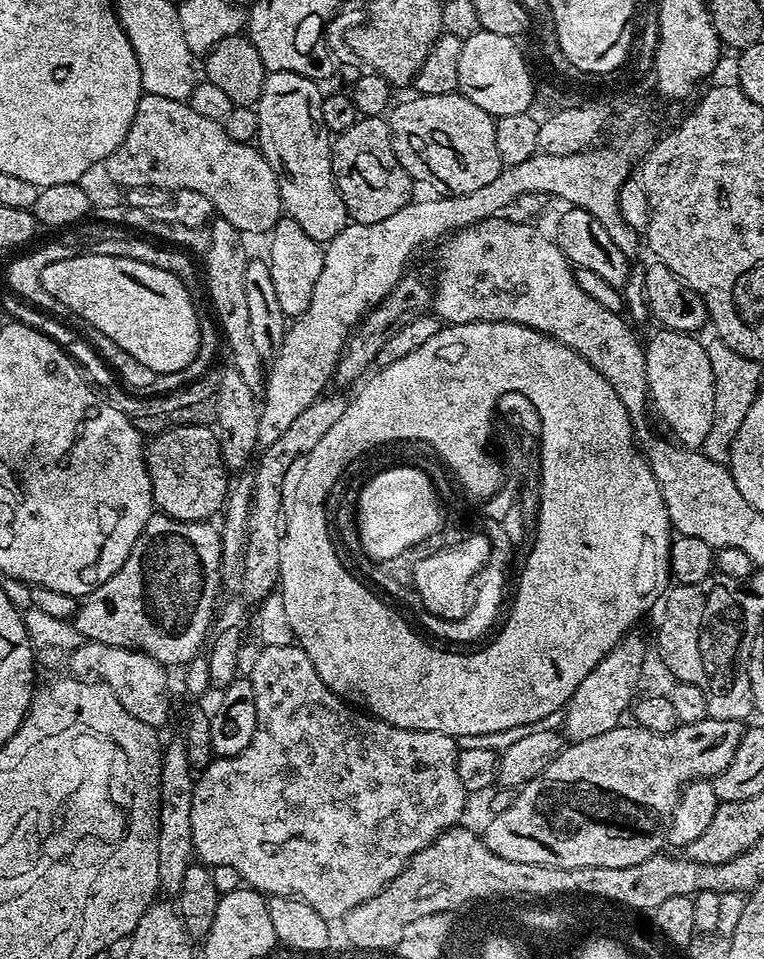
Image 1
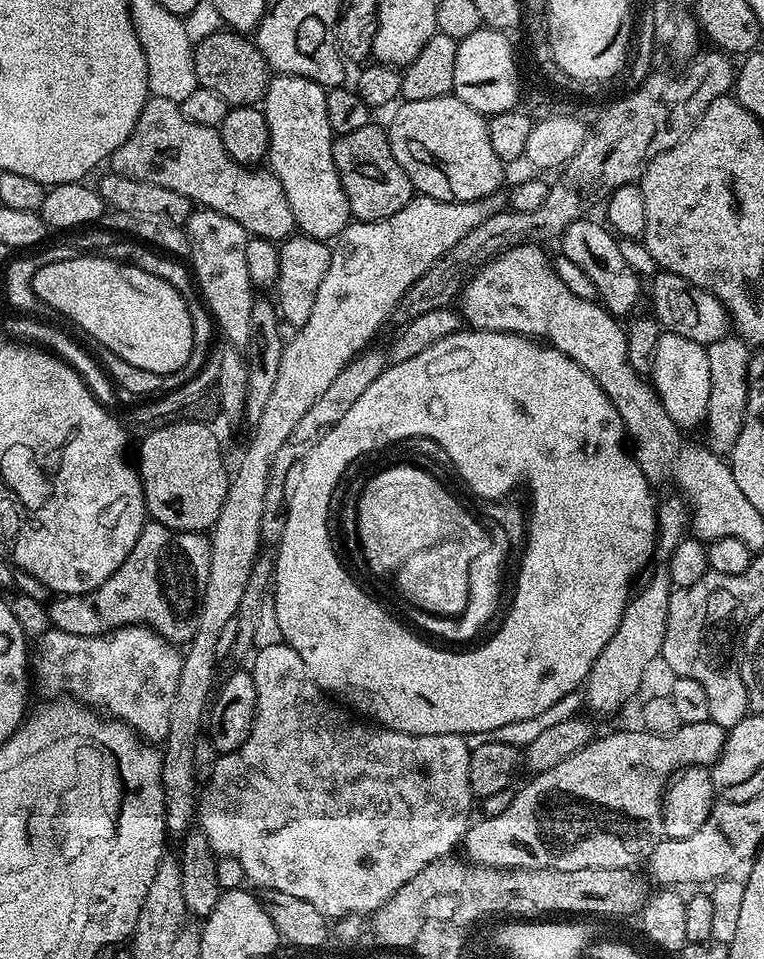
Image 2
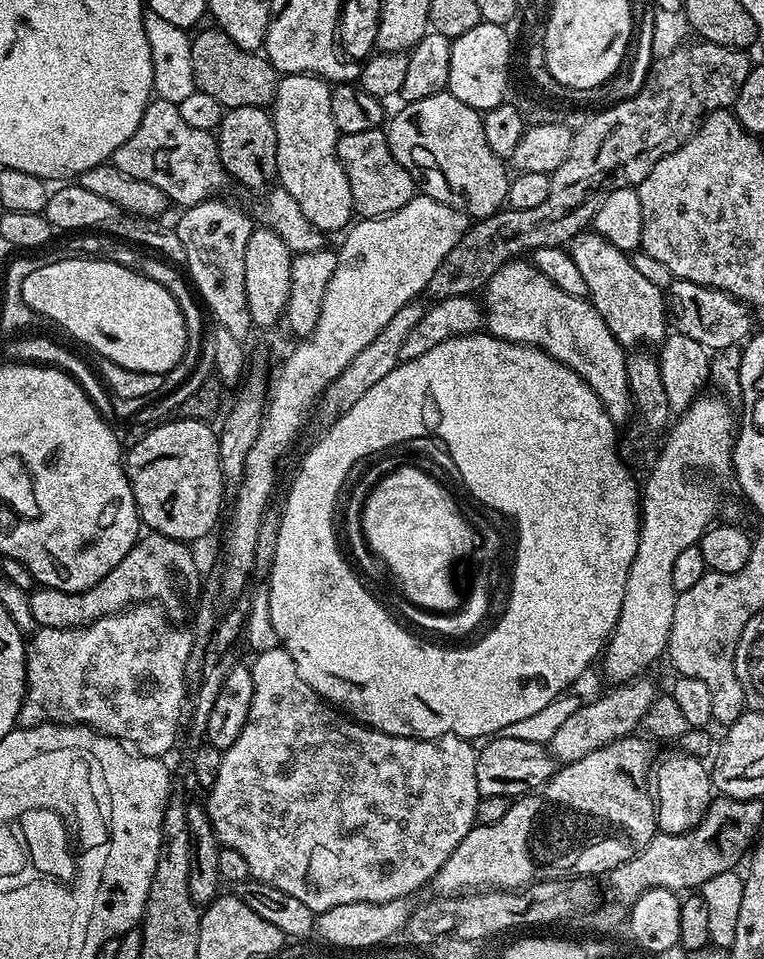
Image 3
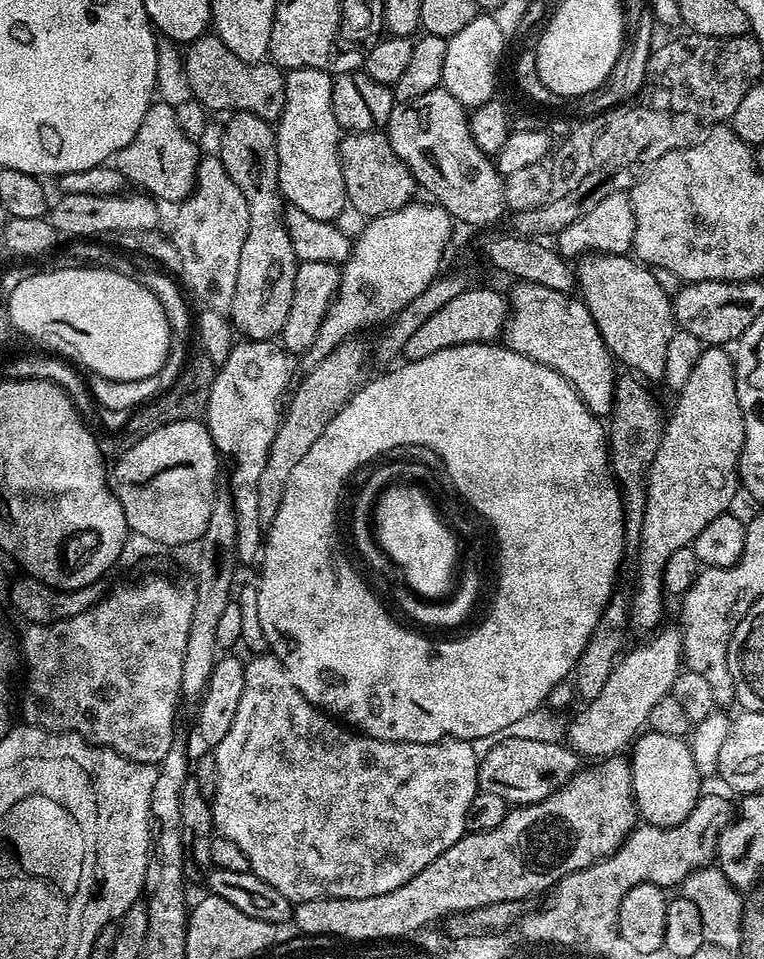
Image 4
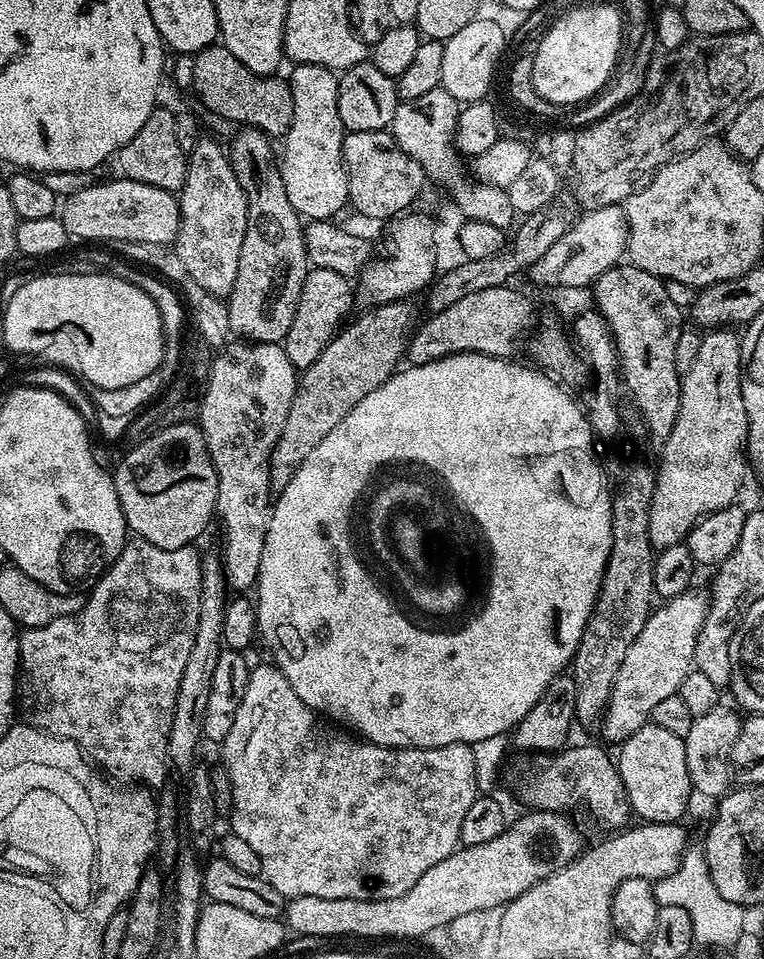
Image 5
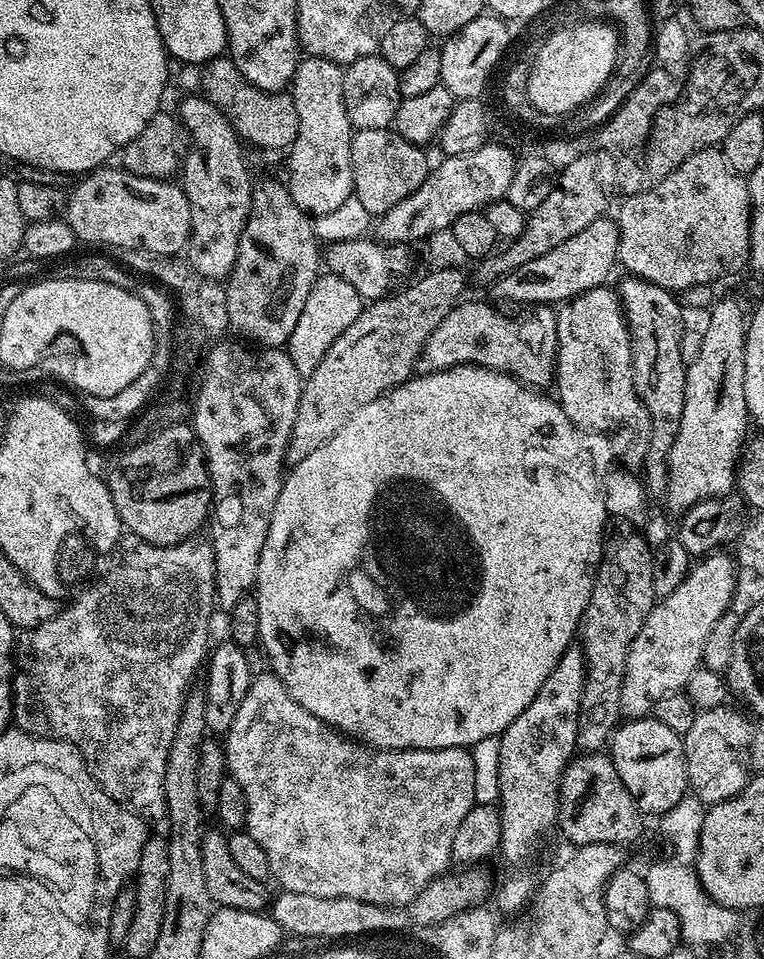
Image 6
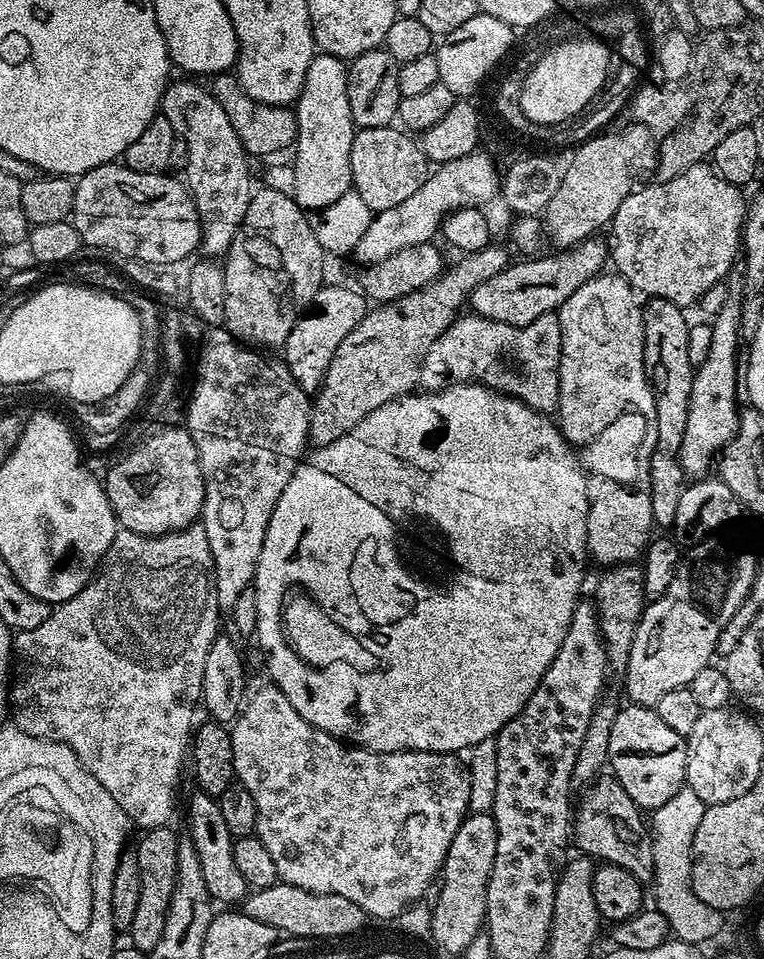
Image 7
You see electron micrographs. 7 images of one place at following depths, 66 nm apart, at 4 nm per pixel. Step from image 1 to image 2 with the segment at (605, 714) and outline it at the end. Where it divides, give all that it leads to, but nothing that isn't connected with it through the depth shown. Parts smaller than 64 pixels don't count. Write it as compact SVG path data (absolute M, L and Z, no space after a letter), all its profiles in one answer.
M660 562L648 580L635 591L623 612L622 622L614 637L603 647L591 667L584 686L586 706L598 714L608 714L622 707L640 688L648 666L660 656L665 641L671 580L667 563Z

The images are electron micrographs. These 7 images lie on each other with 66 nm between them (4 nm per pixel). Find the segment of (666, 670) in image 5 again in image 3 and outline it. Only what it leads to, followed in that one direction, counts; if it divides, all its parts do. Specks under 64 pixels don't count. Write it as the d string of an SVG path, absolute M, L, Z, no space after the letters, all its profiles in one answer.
M640 674L635 679L617 683L597 700L592 700L589 704L588 701L581 703L580 708L574 710L565 724L555 731L554 738L548 740L546 747L552 753L553 760L561 765L578 762L578 758L586 758L586 754L594 754L594 750L610 742L633 735L643 725L646 710L650 710L650 702L654 702L658 694L658 688L645 676Z

